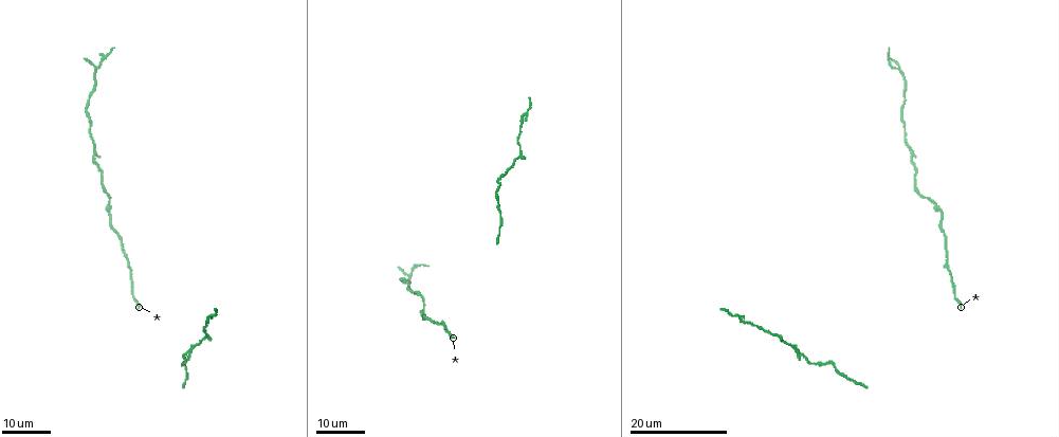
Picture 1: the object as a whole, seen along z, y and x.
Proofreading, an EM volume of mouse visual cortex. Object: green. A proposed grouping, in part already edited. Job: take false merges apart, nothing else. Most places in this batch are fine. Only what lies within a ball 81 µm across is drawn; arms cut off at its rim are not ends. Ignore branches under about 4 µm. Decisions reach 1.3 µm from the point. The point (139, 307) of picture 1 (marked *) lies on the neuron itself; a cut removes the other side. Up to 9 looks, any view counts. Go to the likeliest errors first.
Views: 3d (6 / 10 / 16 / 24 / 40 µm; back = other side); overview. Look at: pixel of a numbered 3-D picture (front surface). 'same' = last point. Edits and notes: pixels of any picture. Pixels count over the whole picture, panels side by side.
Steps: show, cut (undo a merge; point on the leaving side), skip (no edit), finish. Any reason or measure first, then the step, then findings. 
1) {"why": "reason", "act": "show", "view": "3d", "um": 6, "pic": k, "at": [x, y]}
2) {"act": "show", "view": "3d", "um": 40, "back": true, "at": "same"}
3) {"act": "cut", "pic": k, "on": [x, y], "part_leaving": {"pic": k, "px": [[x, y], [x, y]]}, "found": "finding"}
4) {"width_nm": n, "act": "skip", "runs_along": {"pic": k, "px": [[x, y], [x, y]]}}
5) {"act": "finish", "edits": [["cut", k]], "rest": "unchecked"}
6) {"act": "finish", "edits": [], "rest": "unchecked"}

{"why": "thick turns thin", "act": "show", "view": "3d", "um": 16, "pic": 1, "at": [528, 114]}

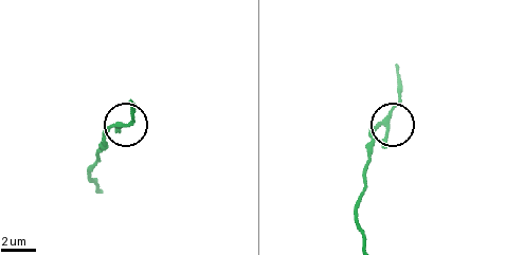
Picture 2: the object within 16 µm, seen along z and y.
{"act": "show", "view": "3d", "um": 6, "pic": 2, "at": [381, 124]}

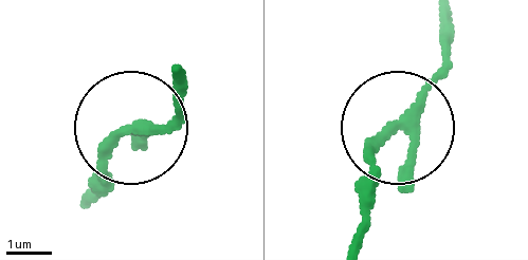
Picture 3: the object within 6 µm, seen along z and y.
{"width_nm": 220, "act": "skip", "runs_along": {"pic": 3, "px": [[360, 243], [367, 164], [451, 43]]}, "found": "continuous, no second neuron"}

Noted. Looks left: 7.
{"why": "calibre changes", "act": "show", "view": "3d", "um": 24, "pic": 1, "at": [110, 212]}

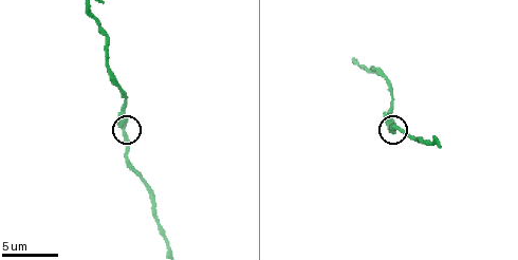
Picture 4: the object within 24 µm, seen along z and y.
{"act": "show", "view": "3d", "um": 10, "pic": 4, "at": [124, 130]}

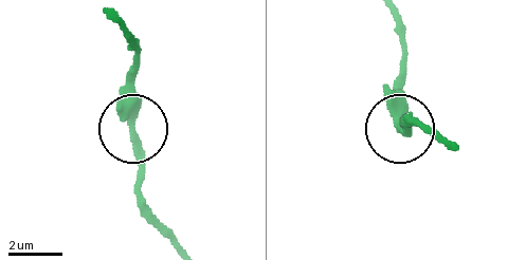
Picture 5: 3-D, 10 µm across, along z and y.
{"act": "skip", "found": "continuous, no second neuron"}

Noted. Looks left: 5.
{"why": "thin neck", "act": "show", "view": "3d", "um": 24, "pic": 1, "at": [904, 96]}

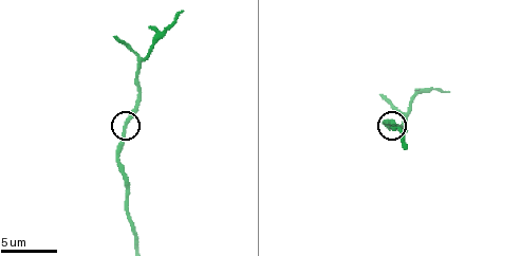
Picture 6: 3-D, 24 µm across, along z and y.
{"act": "show", "view": "3d", "um": 6, "pic": 6, "at": [126, 127]}

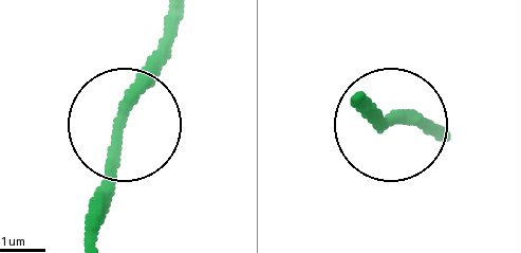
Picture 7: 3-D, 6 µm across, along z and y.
{"act": "skip", "runs_along": {"pic": 7, "px": [[94, 231], [128, 94], [166, 14]]}, "found": "all the same neuron"}

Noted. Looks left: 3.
{"why": "a narrow waist", "act": "show", "view": "3d", "um": 16, "pic": 1, "at": [499, 200]}

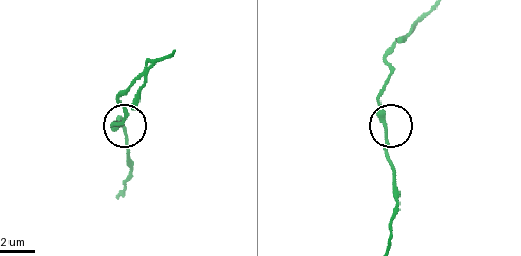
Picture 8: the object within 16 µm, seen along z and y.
{"act": "show", "view": "3d", "um": 10, "pic": 8, "at": [384, 130]}

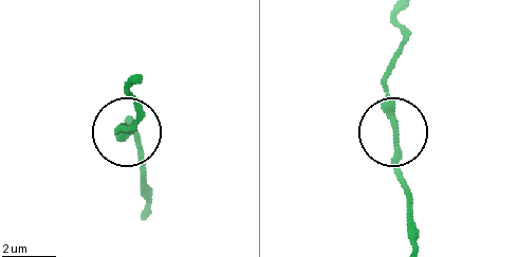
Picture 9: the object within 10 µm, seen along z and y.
{"act": "skip", "found": "continuous, no second neuron"}

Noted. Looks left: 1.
{"act": "finish", "edits": [], "rest": "unchecked"}

